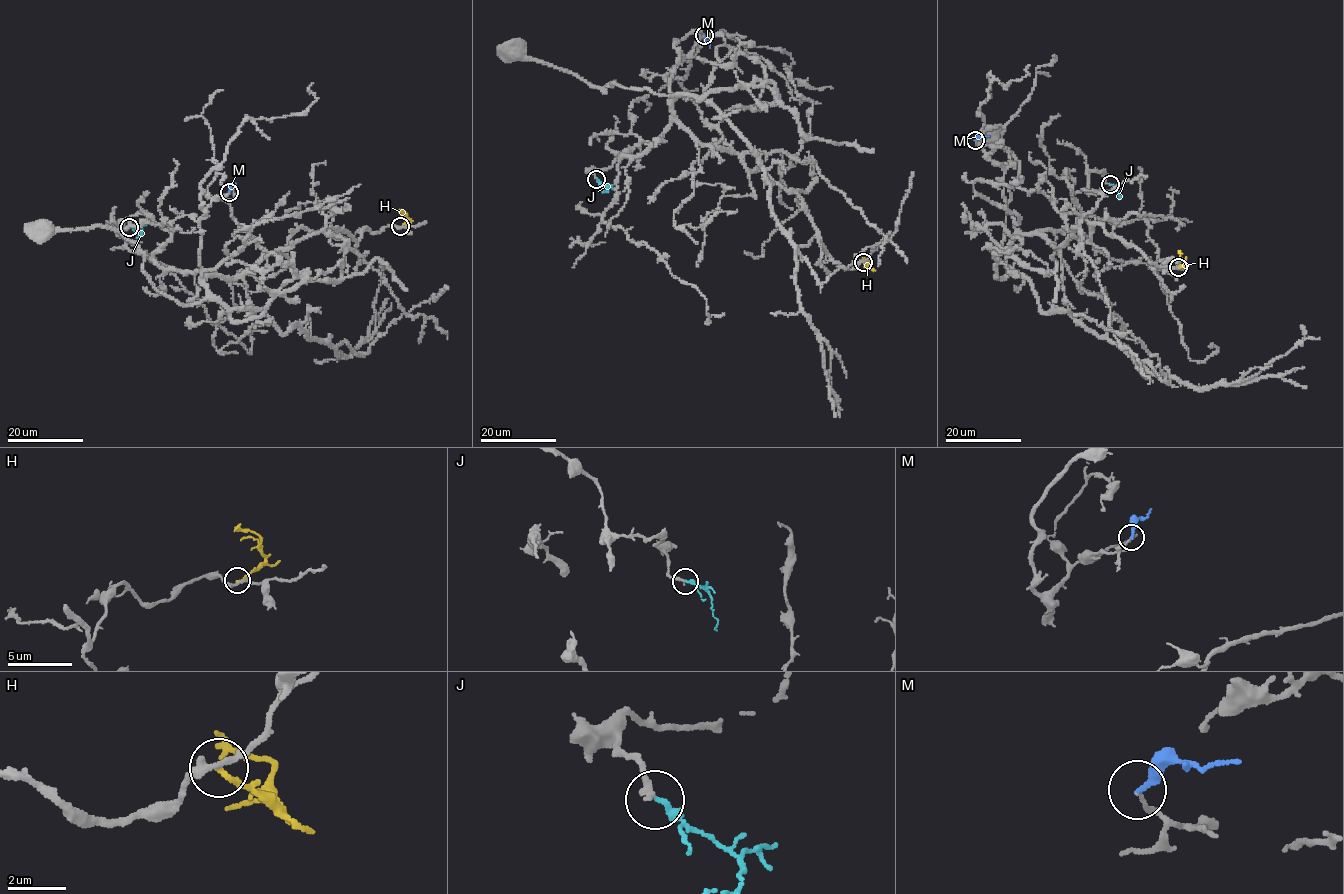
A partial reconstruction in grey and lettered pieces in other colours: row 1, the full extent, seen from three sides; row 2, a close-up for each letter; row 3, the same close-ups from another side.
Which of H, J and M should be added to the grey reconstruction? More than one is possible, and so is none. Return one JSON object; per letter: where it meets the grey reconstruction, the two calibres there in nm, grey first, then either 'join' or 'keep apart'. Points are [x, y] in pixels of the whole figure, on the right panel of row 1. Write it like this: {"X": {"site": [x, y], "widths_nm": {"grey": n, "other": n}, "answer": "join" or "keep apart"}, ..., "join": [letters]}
{"H": {"site": [1178, 267], "widths_nm": {"grey": 260, "other": 190}, "answer": "keep apart"}, "J": {"site": [1110, 184], "widths_nm": {"grey": 240, "other": 220}, "answer": "join"}, "M": {"site": [975, 140], "widths_nm": {"grey": 100, "other": 280}, "answer": "keep apart"}, "join": ["J"]}

